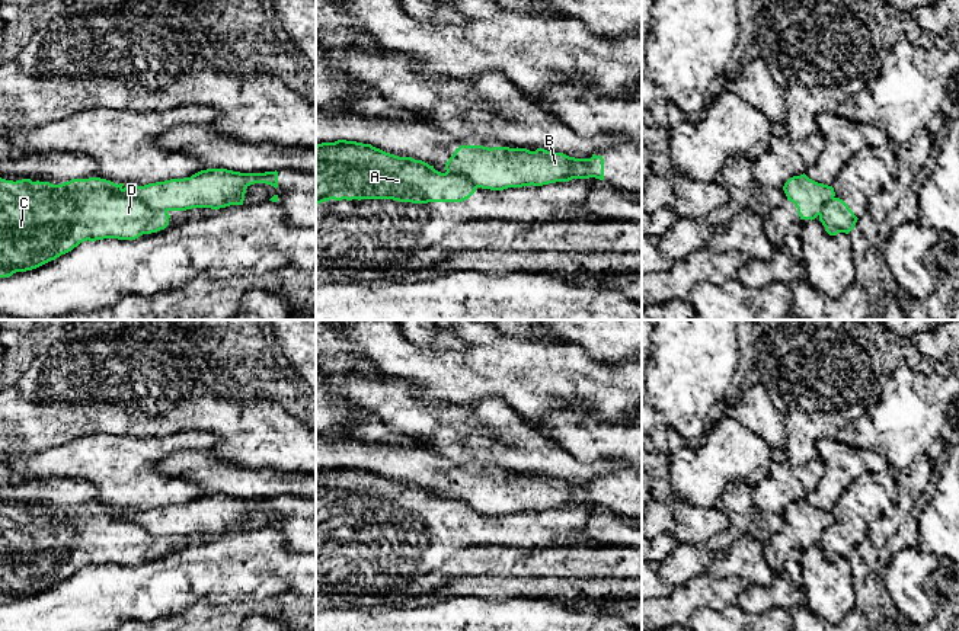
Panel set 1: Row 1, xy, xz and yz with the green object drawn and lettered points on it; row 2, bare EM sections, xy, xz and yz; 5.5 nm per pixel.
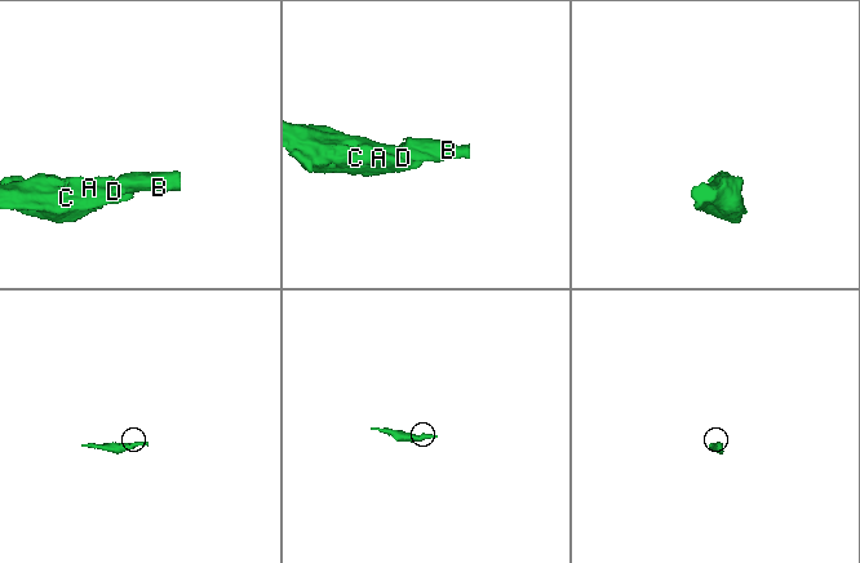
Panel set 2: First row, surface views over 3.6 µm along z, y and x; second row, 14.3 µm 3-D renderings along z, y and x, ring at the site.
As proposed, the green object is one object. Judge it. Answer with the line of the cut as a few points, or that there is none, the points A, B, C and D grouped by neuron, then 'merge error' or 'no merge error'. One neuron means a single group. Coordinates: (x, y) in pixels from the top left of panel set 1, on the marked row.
cut in xy along (122, 189), (153, 210), (166, 212); A C D / B; merge error

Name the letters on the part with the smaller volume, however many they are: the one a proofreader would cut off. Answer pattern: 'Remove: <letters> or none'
Remove: B

